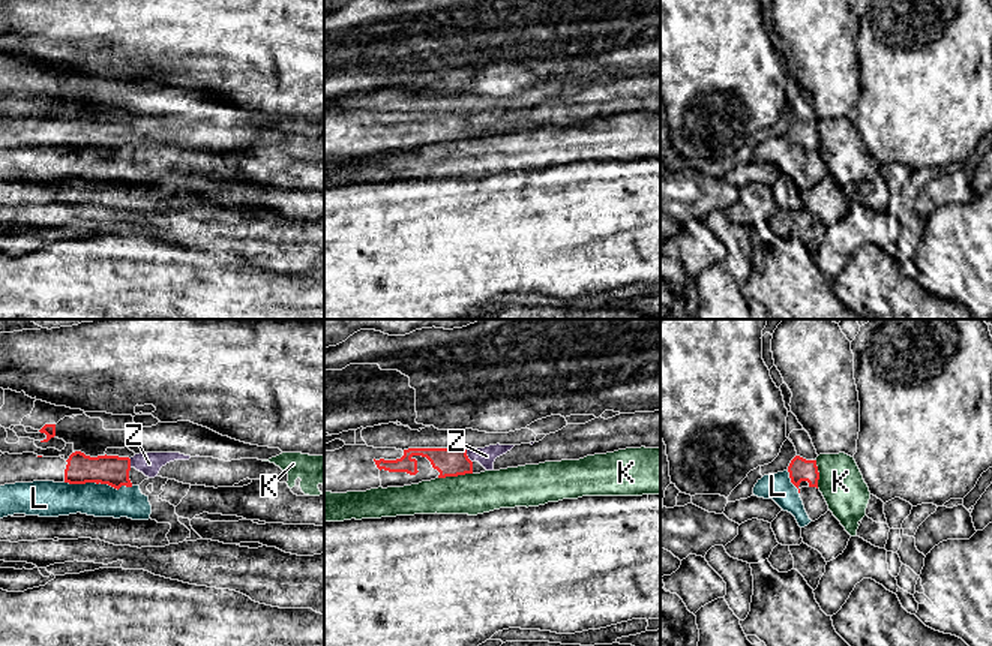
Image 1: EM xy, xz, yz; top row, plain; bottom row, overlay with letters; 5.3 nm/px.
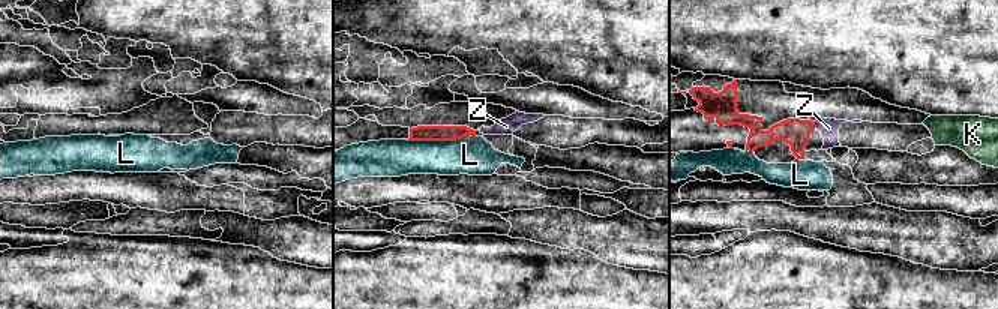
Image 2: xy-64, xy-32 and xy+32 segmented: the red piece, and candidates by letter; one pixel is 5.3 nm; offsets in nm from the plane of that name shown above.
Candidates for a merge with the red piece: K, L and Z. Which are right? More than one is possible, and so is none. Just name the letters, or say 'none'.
Z

